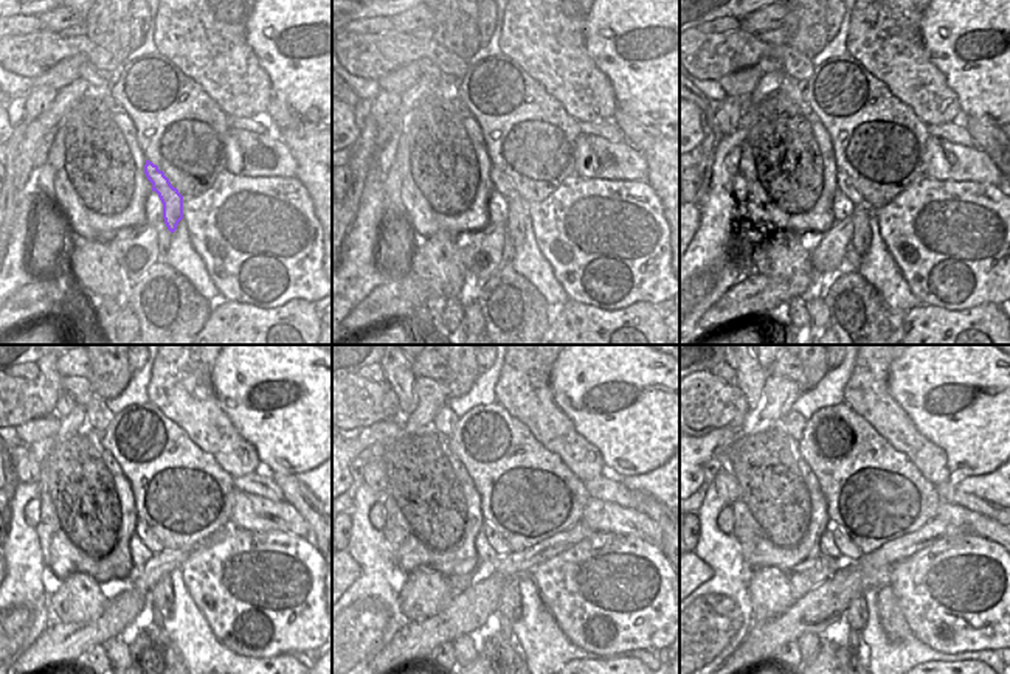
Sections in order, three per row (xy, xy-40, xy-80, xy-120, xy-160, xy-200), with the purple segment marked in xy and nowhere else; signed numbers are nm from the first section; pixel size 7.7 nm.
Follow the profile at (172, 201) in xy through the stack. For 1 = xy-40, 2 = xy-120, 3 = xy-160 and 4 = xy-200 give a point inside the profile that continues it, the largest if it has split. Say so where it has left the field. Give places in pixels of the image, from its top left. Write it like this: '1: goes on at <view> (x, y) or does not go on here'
1: goes on at xy-40 (517, 208)
2: goes on at xy-120 (160, 597)
3: goes on at xy-160 (511, 607)
4: goes on at xy-200 (857, 614)

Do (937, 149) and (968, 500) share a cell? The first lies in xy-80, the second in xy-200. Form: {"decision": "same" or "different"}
{"decision": "different"}

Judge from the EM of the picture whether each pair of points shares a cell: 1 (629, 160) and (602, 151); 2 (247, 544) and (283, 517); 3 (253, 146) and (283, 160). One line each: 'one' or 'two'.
1: one
2: two
3: one

